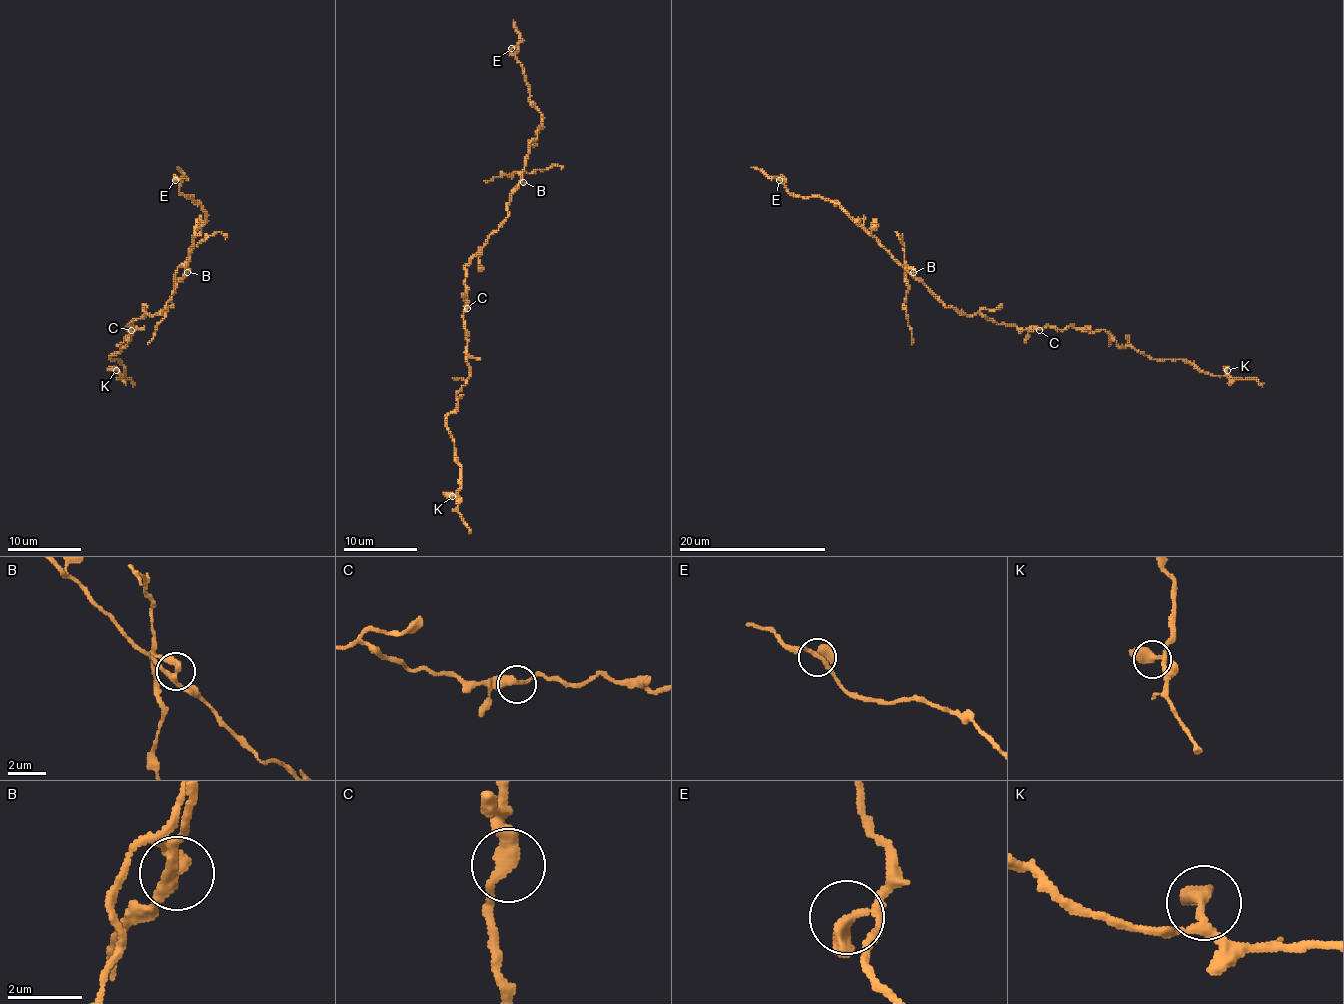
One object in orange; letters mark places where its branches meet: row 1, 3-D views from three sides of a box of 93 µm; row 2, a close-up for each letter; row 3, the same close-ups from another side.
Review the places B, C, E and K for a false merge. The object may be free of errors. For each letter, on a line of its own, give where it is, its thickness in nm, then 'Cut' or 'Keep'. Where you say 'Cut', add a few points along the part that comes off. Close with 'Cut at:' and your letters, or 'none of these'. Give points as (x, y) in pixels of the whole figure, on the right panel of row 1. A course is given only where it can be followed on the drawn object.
B: Place: (913, 272). Thickness 380 nm. Cut. Course of the part to remove: (913, 272), (904, 269), (908, 289), (904, 304), (912, 344)
C: Place: (1039, 330). Thickness 400 nm. Keep
E: Place: (779, 180). Thickness 400 nm. Keep
K: Place: (1227, 370). Thickness 400 nm. Keep
Cut at: B

